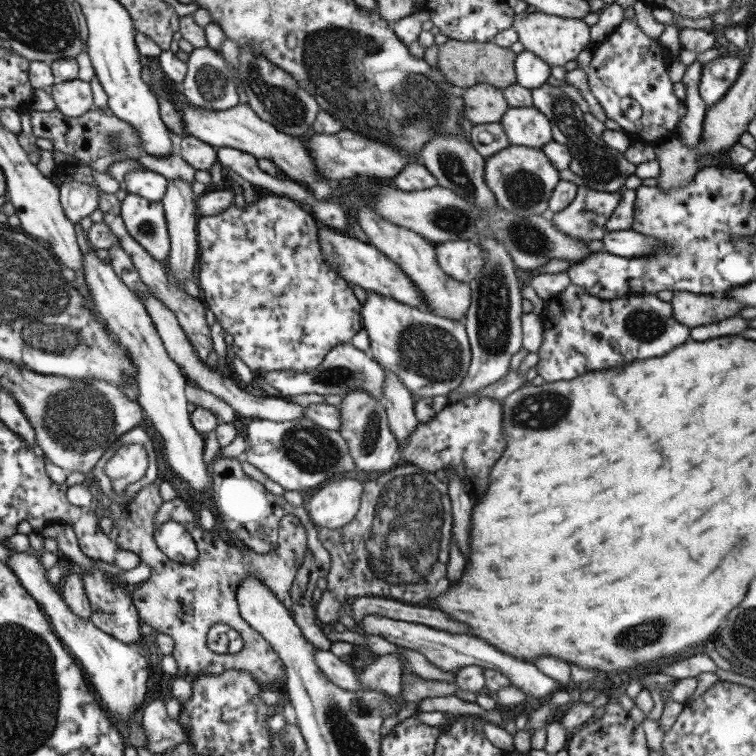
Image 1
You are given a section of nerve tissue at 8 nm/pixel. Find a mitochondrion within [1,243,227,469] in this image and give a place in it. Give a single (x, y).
(80, 419)

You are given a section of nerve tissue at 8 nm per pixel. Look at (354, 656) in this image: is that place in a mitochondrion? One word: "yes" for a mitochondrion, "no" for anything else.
no

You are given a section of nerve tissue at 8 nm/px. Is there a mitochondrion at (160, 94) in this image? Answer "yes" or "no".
no

